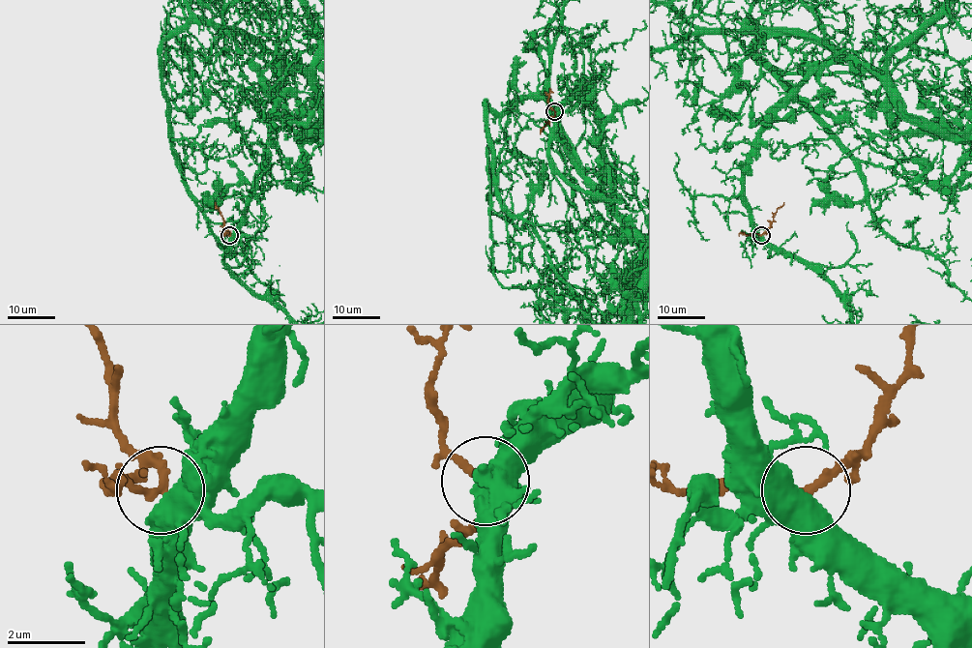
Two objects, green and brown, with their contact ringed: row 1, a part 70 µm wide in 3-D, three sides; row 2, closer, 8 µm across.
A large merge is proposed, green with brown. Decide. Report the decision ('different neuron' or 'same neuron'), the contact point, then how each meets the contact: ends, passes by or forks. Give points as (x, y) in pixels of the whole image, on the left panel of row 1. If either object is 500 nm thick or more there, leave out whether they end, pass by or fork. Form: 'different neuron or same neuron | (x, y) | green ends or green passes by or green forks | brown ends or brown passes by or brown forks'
same neuron | (229, 235)

